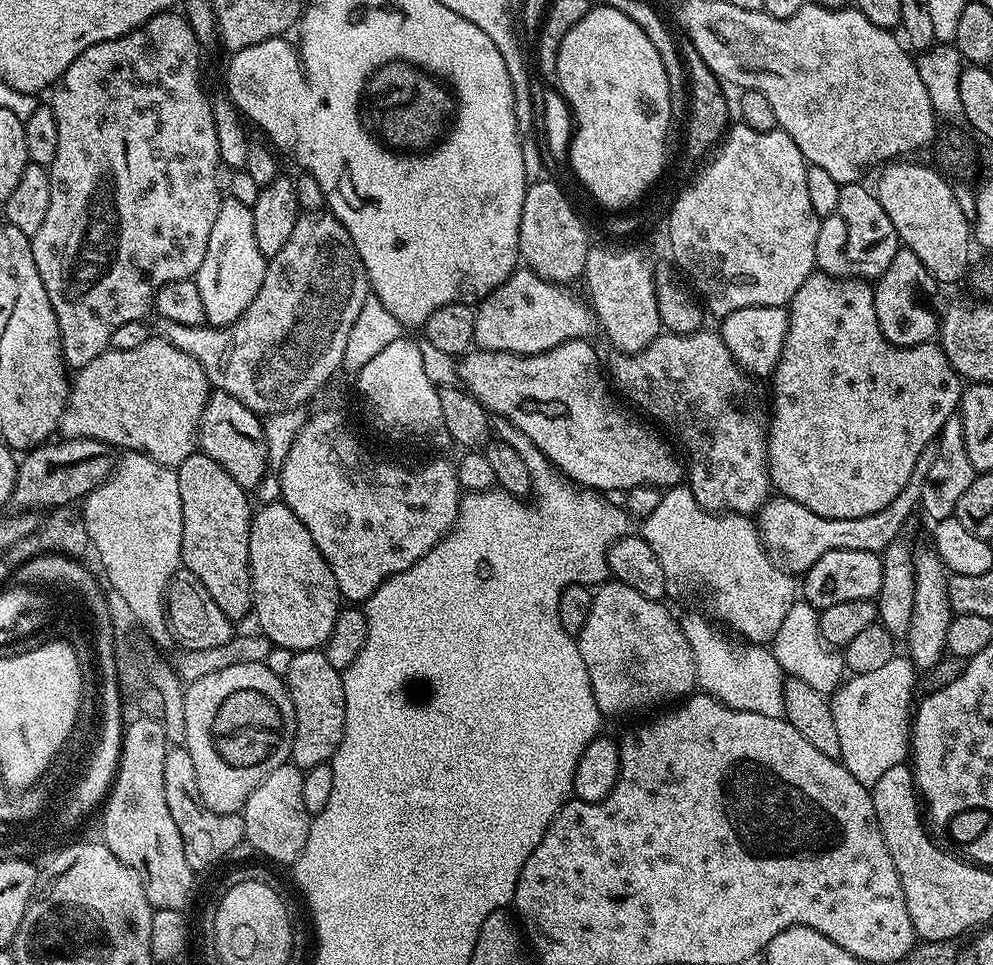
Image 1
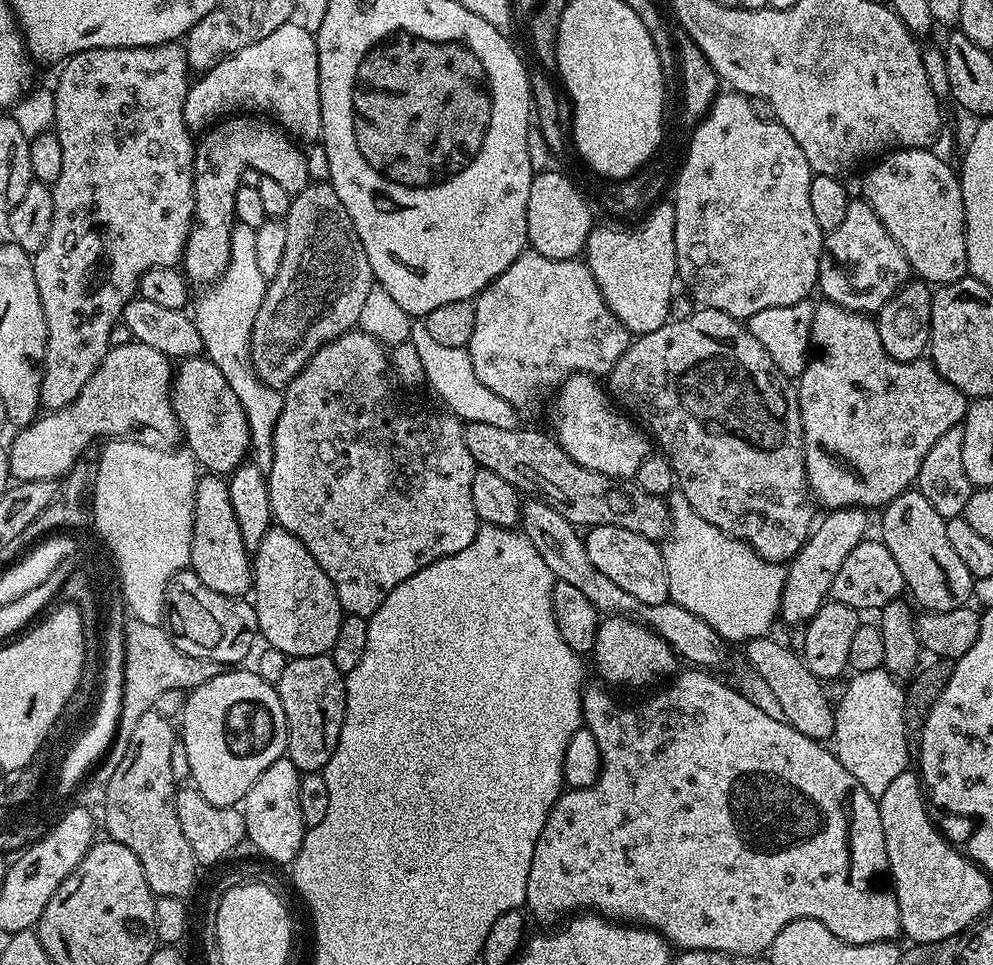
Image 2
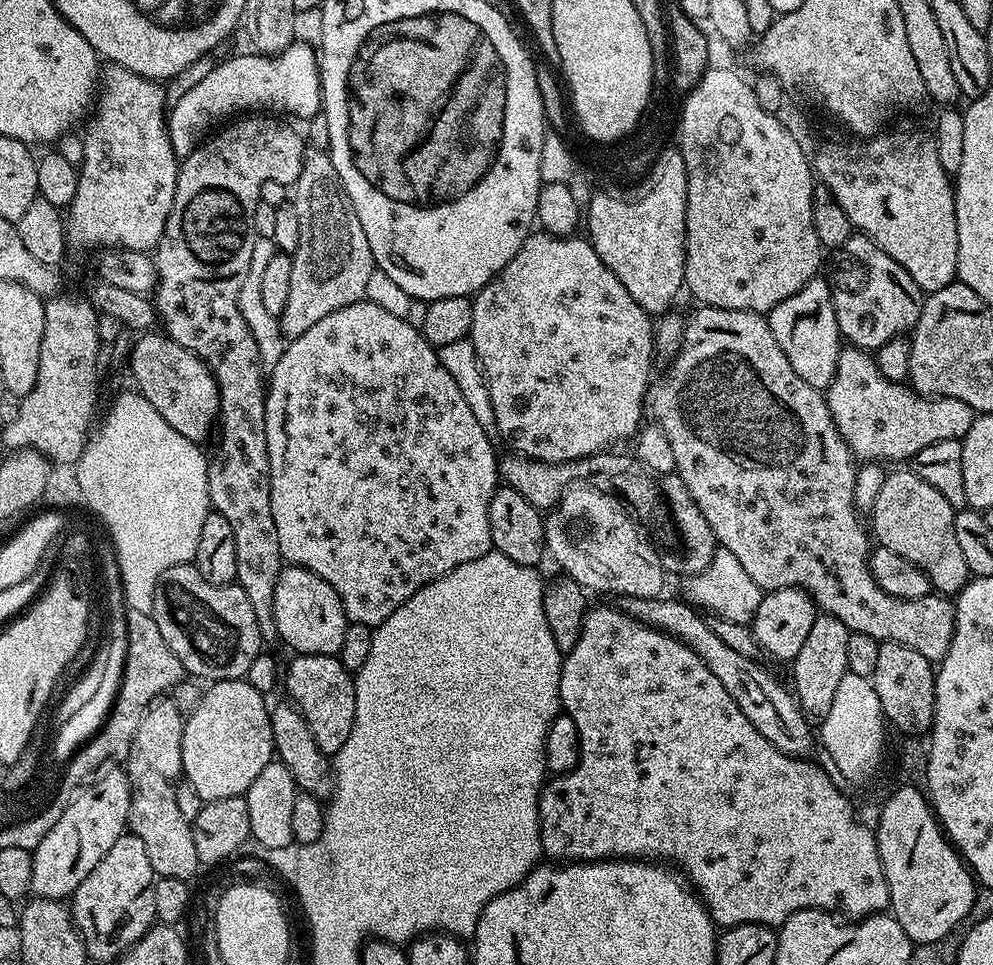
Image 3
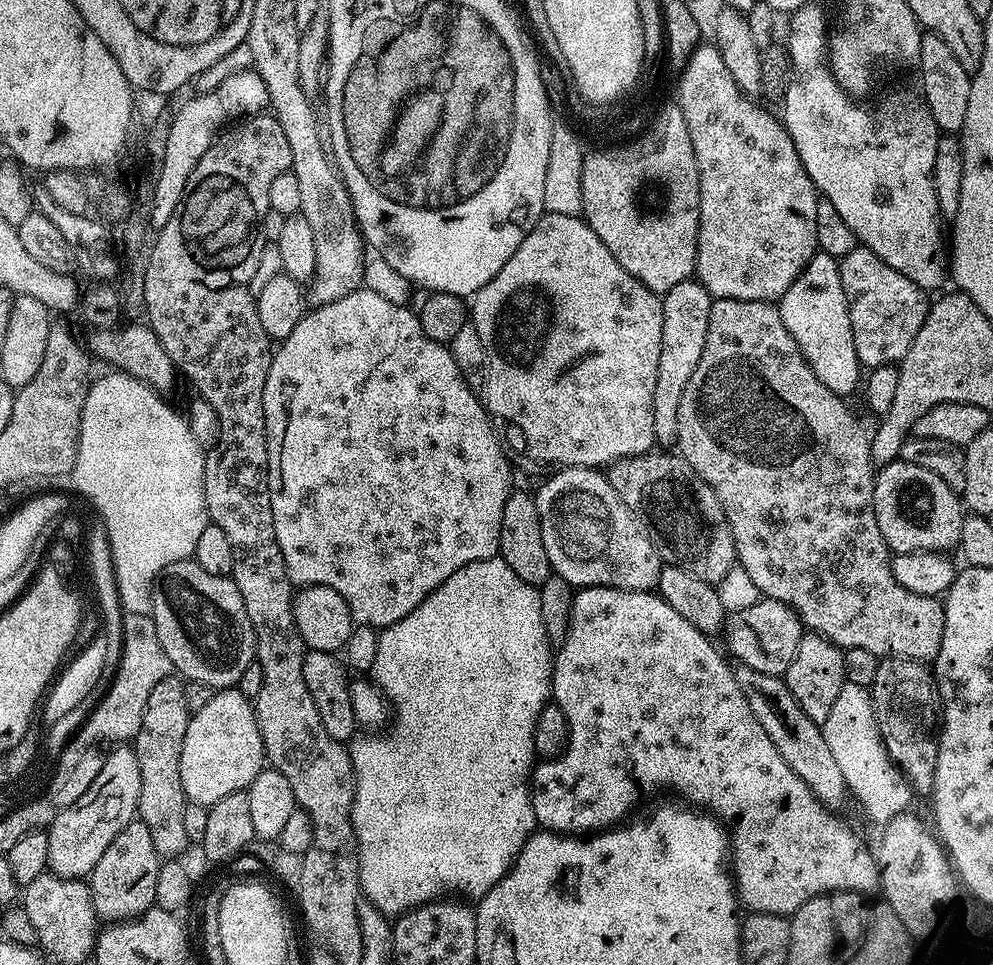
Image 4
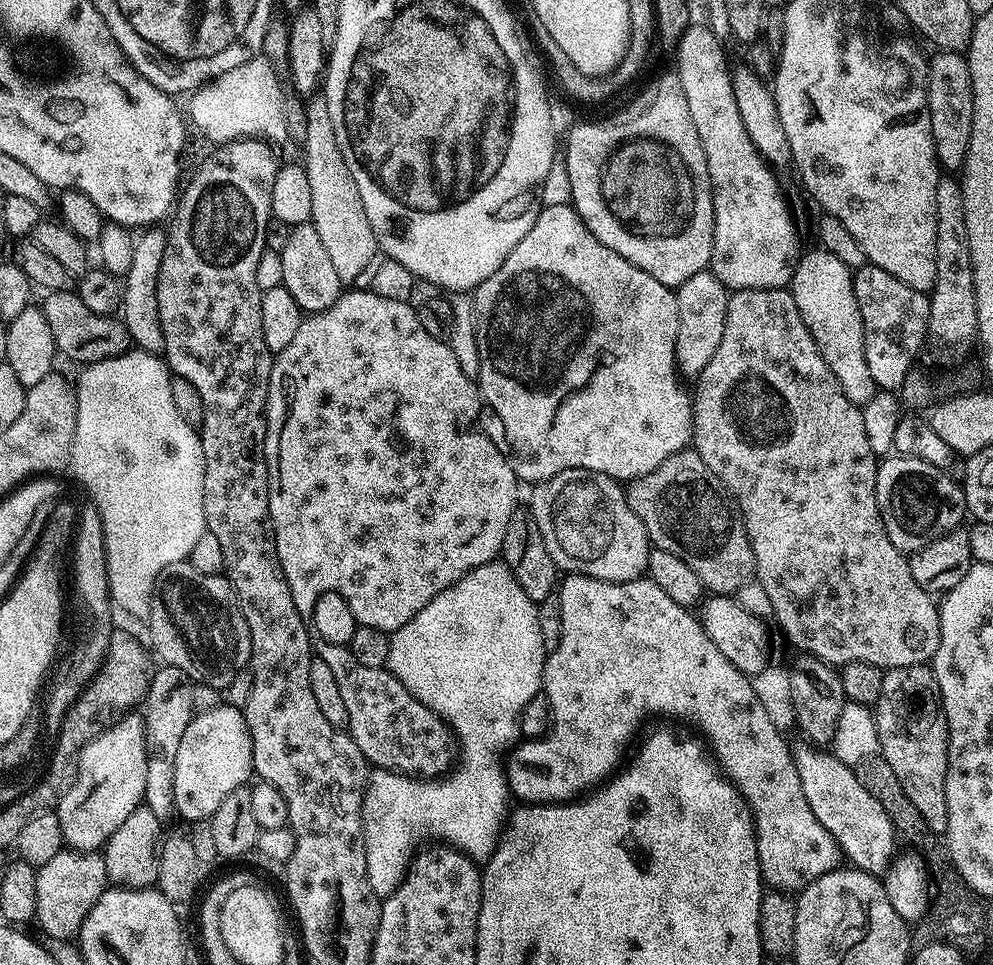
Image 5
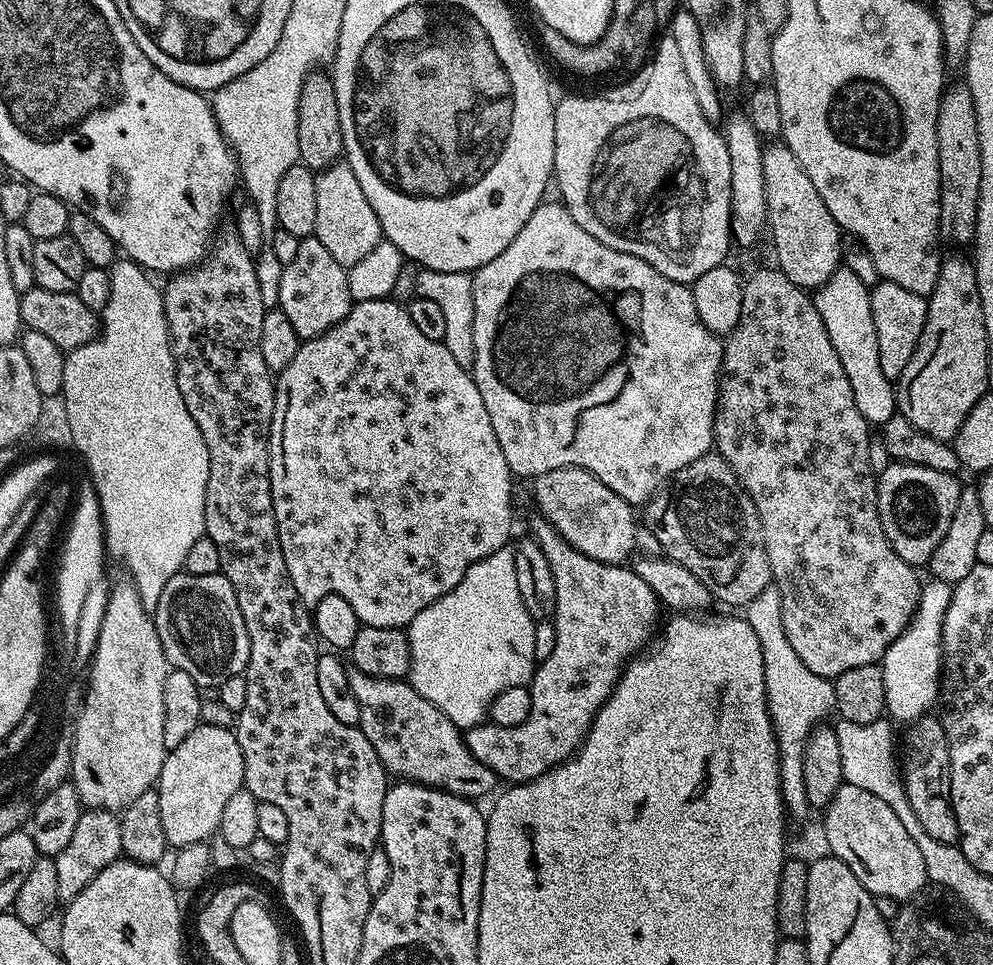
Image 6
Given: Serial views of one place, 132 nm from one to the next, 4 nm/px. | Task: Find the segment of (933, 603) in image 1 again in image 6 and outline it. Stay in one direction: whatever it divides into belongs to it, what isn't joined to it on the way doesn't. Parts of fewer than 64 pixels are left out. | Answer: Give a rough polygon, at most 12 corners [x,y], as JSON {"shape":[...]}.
{"shape":[[889,463],[876,501],[907,564],[927,565],[954,518],[961,481]]}

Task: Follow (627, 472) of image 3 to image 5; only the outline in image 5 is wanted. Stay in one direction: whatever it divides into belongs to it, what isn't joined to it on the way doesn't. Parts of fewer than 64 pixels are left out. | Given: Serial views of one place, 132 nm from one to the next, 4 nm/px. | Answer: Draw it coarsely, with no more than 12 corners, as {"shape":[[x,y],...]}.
{"shape":[[695,450],[626,495],[709,593],[753,579],[733,497]]}

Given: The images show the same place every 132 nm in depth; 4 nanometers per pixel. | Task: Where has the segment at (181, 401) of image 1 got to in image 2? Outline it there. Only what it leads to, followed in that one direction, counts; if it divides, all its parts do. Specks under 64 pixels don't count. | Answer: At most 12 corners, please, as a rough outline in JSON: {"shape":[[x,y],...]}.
{"shape":[[110,348],[78,398],[21,427],[15,481],[56,480],[97,438],[172,440],[174,366]]}

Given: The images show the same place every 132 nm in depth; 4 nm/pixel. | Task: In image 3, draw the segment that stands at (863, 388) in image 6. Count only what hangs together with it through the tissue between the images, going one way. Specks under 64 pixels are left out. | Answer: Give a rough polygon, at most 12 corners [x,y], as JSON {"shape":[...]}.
{"shape":[[813,278],[766,319],[794,374],[827,390],[842,337]]}

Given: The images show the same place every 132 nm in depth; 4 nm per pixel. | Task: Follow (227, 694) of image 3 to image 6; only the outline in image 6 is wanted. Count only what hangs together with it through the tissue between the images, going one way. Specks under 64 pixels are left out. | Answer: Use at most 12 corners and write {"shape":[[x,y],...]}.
{"shape":[[202,724],[165,755],[173,849],[211,841],[244,787],[232,728]]}

